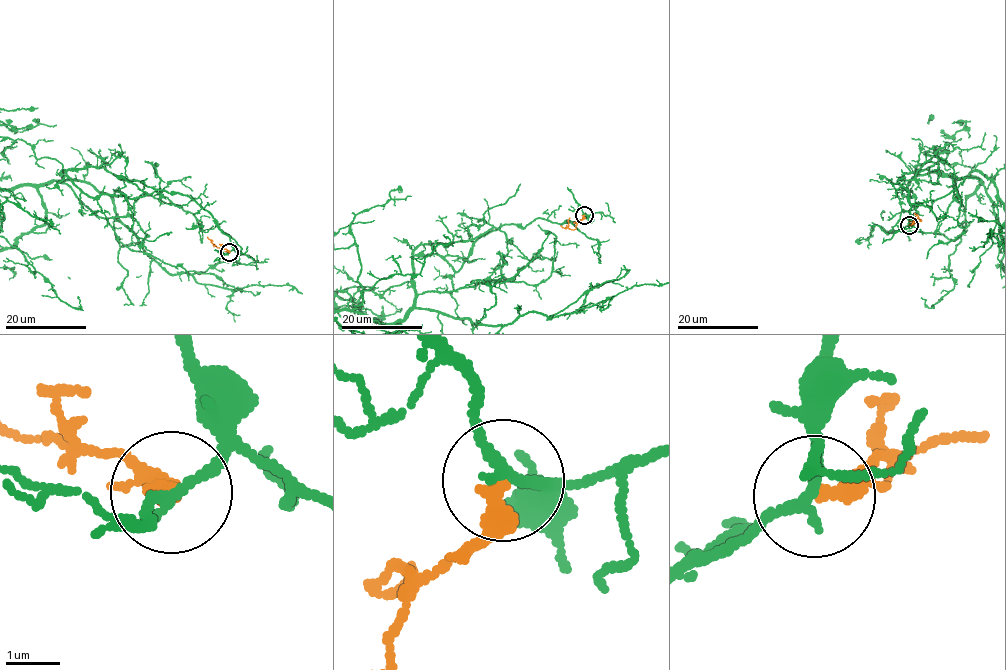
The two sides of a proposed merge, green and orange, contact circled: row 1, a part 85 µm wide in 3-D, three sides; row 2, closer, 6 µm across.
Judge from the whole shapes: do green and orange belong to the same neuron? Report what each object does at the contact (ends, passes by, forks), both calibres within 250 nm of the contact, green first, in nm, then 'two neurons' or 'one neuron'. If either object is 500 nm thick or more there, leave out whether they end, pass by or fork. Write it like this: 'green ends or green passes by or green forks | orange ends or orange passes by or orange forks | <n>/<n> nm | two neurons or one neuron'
green passes by | orange ends | 200/360 nm | two neurons

